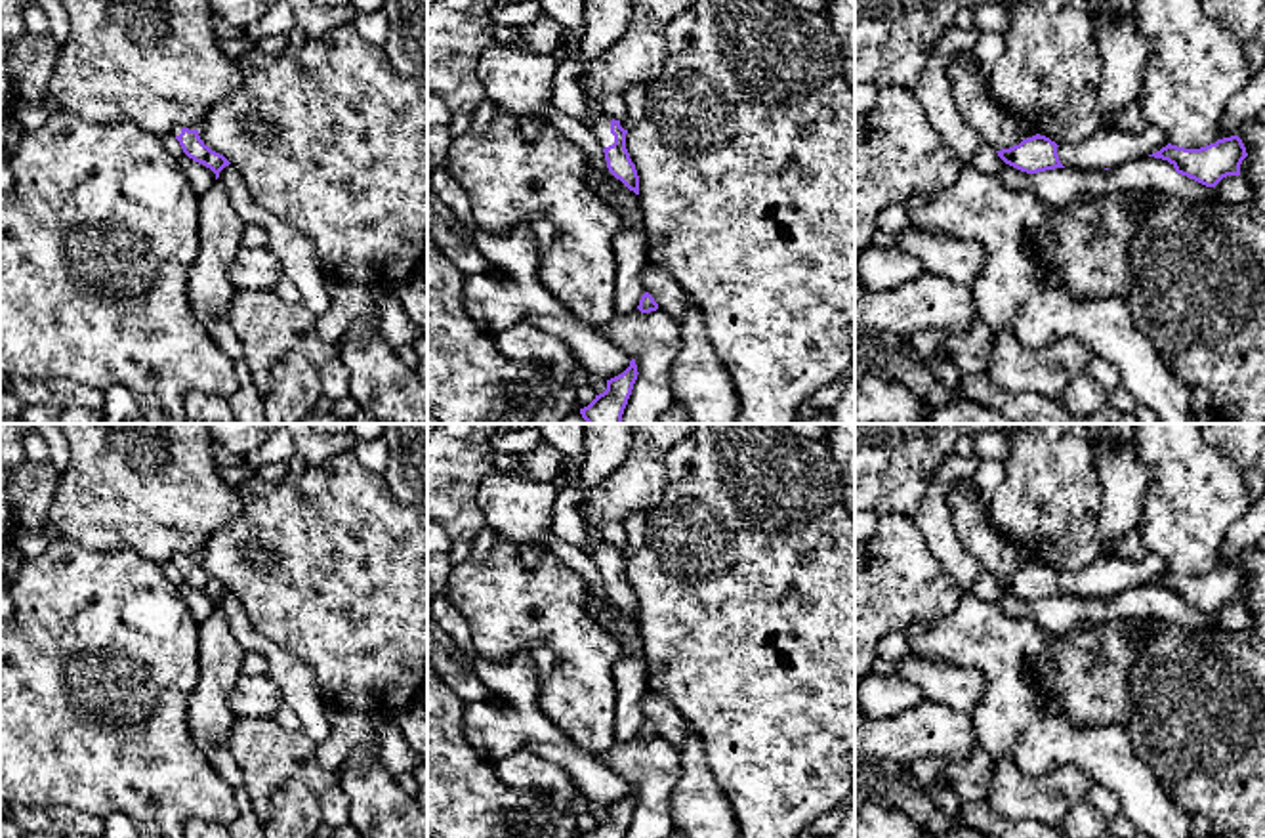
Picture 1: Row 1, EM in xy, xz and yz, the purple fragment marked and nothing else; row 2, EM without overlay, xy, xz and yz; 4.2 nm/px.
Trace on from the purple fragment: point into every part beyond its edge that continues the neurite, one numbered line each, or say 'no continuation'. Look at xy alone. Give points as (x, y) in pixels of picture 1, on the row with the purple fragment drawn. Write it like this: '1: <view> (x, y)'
no continuation

